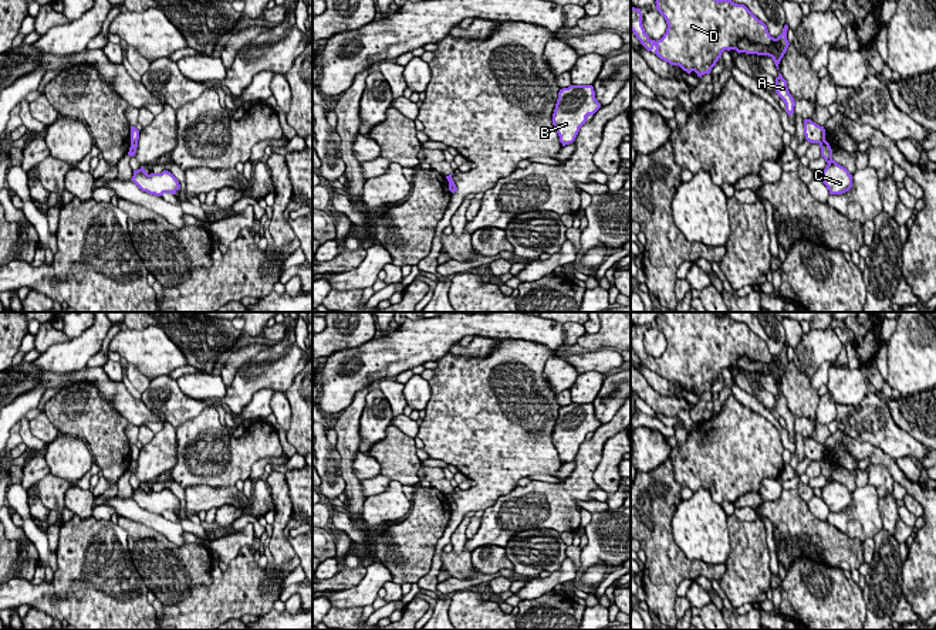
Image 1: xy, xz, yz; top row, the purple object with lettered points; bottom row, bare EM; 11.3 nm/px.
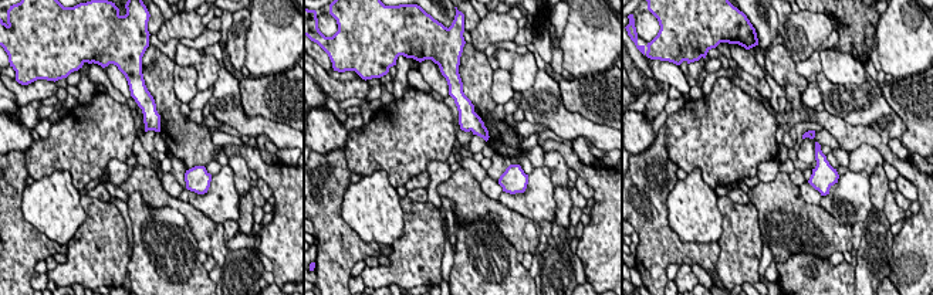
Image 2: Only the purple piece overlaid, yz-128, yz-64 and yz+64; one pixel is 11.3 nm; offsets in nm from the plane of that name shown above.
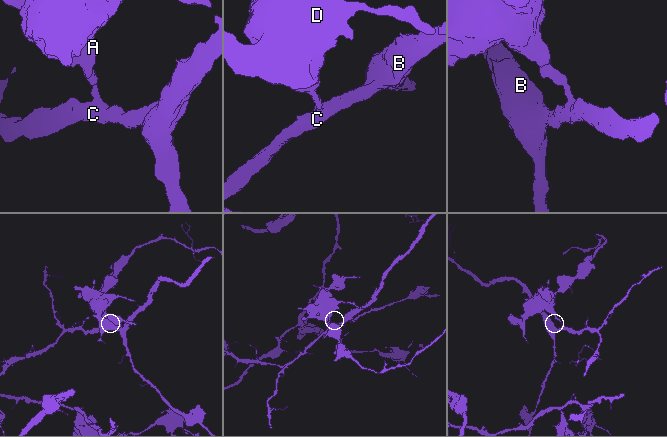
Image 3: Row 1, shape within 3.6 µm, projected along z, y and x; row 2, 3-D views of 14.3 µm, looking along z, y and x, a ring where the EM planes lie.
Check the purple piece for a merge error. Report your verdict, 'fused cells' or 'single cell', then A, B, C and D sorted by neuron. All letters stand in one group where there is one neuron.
fused cells; groups A D / B C

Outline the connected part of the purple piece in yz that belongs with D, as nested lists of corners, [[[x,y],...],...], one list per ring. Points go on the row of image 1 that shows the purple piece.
[[[656,0],[656,10],[665,17],[668,28],[658,41],[651,40],[642,26],[641,9],[631,7],[631,30],[648,51],[669,62],[679,65],[690,74],[695,71],[697,77],[710,74],[724,50],[736,50],[739,54],[768,55],[773,58],[777,70],[790,43],[787,40],[788,26],[774,38],[770,35],[767,26],[758,20],[744,4],[731,0]]]

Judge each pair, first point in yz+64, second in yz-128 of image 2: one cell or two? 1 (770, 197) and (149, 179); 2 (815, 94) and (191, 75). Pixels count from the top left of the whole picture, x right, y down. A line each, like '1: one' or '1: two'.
1: one
2: one

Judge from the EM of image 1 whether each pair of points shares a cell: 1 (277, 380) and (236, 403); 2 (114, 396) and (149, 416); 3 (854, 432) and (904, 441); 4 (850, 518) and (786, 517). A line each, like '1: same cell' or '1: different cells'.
1: same cell
2: same cell
3: same cell
4: different cells

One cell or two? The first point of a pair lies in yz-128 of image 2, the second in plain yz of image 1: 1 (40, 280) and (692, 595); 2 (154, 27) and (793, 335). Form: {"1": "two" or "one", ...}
{"1": "two", "2": "one"}

